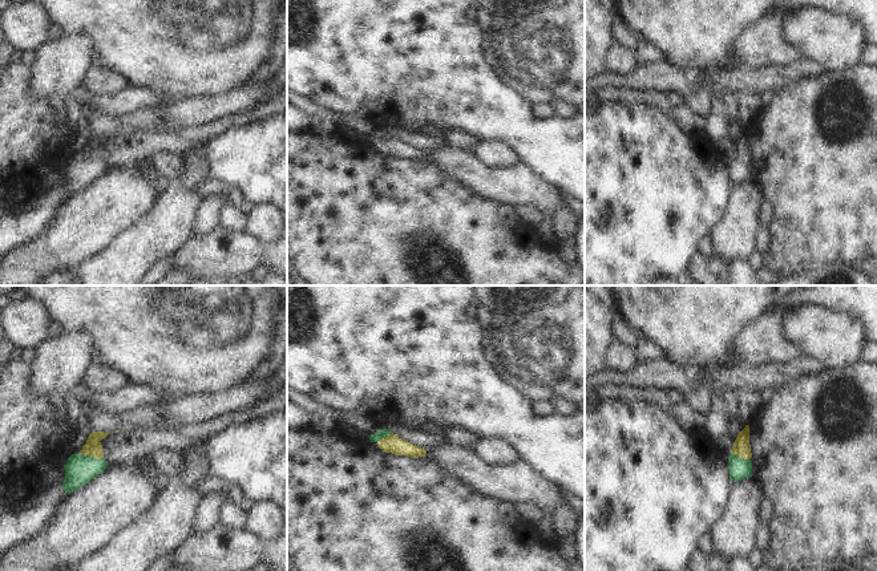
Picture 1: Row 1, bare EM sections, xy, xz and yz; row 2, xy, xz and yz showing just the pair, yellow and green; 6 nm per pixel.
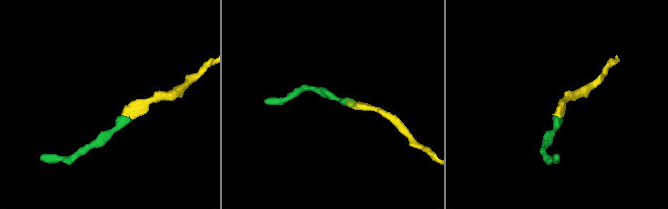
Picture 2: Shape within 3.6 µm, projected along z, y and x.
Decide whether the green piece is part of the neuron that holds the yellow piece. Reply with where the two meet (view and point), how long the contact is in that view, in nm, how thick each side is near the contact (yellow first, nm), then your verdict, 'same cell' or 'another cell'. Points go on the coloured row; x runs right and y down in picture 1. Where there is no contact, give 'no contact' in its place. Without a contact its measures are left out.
contact xy (92, 456); length 160 nm; calibres 110 and 180 nm; same cell

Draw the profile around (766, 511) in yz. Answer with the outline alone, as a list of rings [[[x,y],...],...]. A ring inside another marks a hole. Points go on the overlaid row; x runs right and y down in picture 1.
[[[763,498],[759,507],[759,519],[760,523],[768,525],[773,518],[773,505],[768,498]]]

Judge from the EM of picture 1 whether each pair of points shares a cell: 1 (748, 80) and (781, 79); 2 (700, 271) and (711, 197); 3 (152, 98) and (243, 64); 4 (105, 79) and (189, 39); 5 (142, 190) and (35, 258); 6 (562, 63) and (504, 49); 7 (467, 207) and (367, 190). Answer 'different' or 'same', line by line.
1: same
2: different
3: different
4: different
5: same
6: same
7: same

